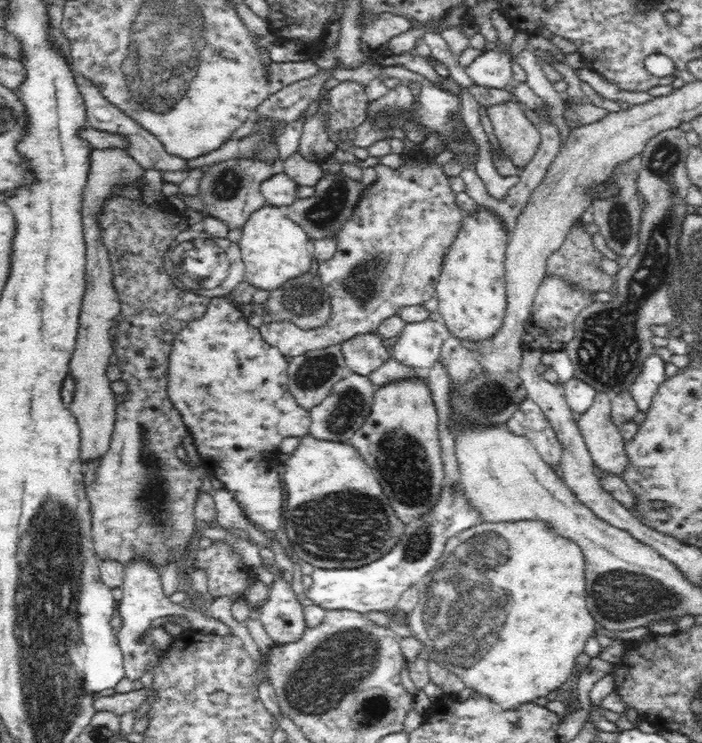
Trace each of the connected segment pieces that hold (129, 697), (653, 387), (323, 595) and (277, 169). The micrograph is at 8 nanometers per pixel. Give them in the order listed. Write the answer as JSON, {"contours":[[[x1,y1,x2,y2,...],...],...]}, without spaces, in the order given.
{"contours":[[[132,689,127,693,115,693,111,696,98,697,92,704,93,712,96,711,112,711,119,717,123,714,128,714,132,710,145,708,142,702,153,702,155,700,155,692,139,689]],[[656,354,648,356,645,360,645,368,634,380,630,393,632,393,634,400,637,401,640,412,648,412,656,390,669,378,665,375,665,364,666,362,662,361,662,358,659,358]],[[460,484,453,487,444,486,430,512,424,513,422,517,415,518,410,525,406,525,398,544,368,566,315,568,311,575,312,586,305,590,306,598,326,610,351,610,365,614,371,610,386,614,394,611,404,592,408,588,417,588,421,580,437,566,437,560,444,553,446,540,480,523,480,513,475,506,470,505,465,495]],[[230,158,210,165,210,170,204,173,199,182,199,195,204,203,204,214,220,219,230,229,242,228,248,217,266,202,261,193,261,184,270,175,284,173,283,159,274,158,274,161,252,160,251,158]]]}

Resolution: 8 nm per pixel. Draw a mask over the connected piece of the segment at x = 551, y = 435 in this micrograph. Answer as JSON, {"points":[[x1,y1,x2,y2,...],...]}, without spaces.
{"points":[[528,396,507,420,510,434,518,435,535,446,540,457,551,467,562,460,562,445,545,412]]}

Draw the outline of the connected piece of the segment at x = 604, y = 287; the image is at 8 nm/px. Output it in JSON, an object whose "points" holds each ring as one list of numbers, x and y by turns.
{"points":[[582,221,576,222,573,230,566,235,565,244,549,256,546,274,561,275,570,283,586,289,612,292,615,277,600,268,603,255,594,248,591,234,584,229,584,225]]}

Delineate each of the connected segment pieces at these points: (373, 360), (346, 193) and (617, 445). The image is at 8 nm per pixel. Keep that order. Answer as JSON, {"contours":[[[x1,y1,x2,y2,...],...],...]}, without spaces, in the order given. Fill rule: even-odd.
{"contours":[[[376,332,353,336,340,345,348,368,362,376,368,377,391,358,382,337]],[[327,172,315,184,315,192,308,198,308,201,303,203,301,200,296,200,291,205,288,205,286,210,290,220,296,221,301,225,302,230,306,232,312,242,334,237,334,234,339,234,342,224,350,220,366,187,362,181,354,181,346,175,342,175,342,173,339,173,334,179]],[[597,392,590,408,576,421,595,466,604,473,622,477,628,459,621,431,613,423,611,404,610,394]]]}

